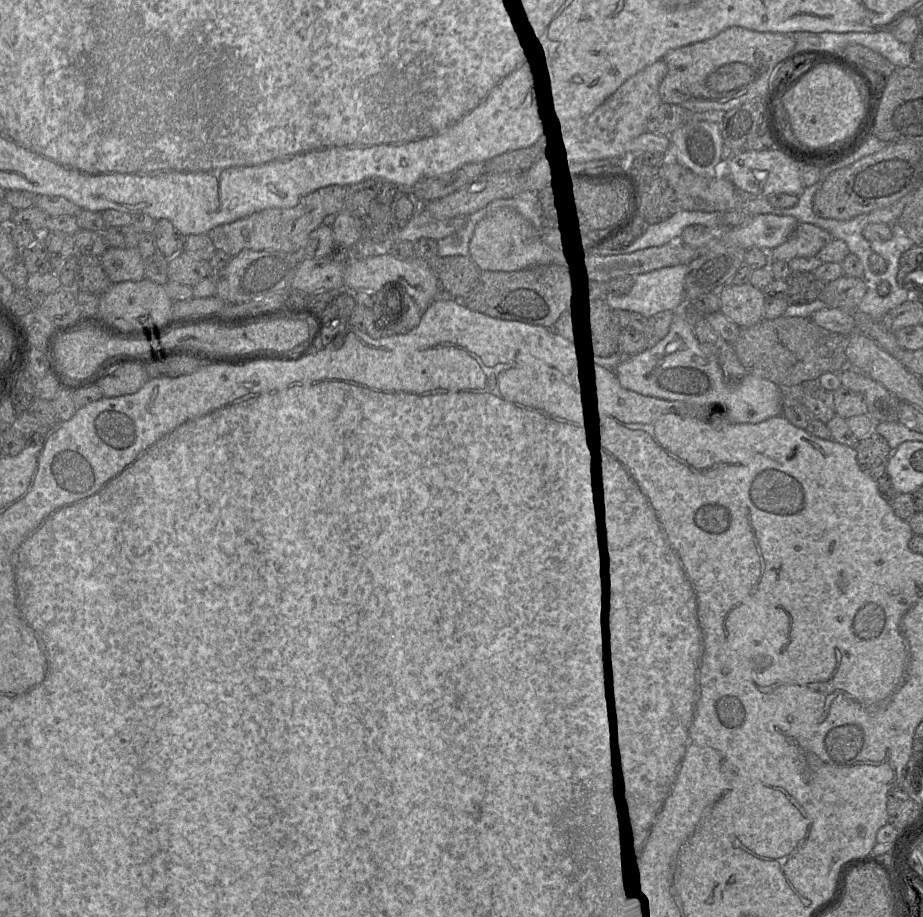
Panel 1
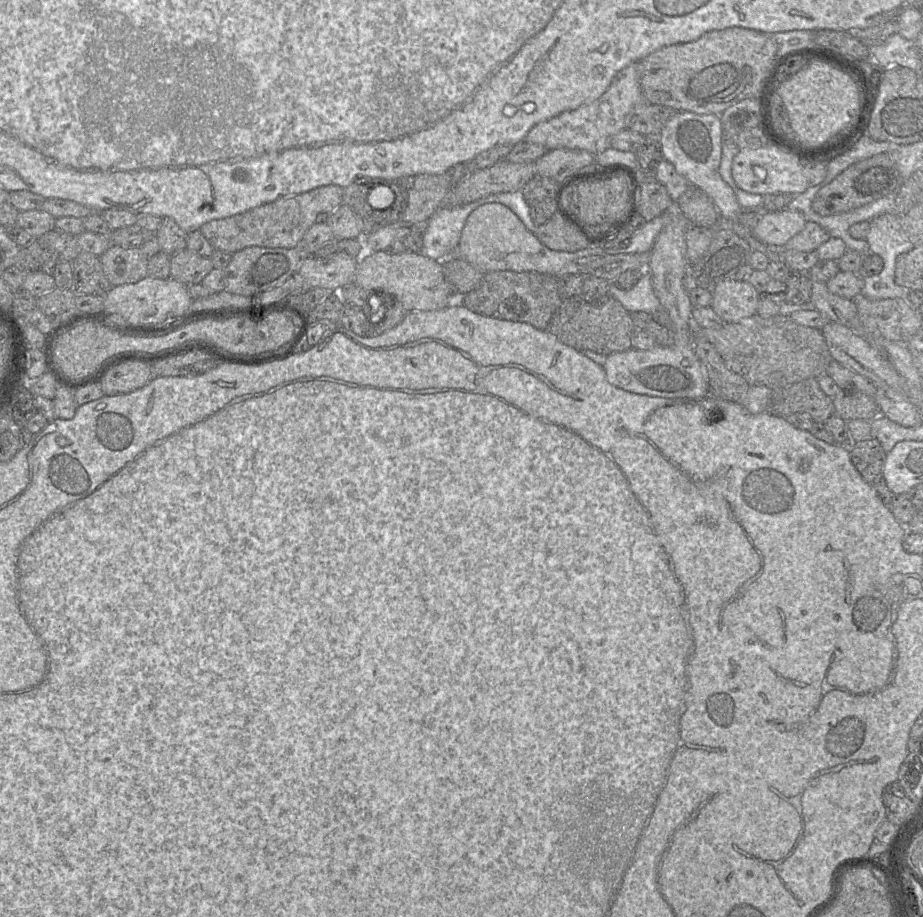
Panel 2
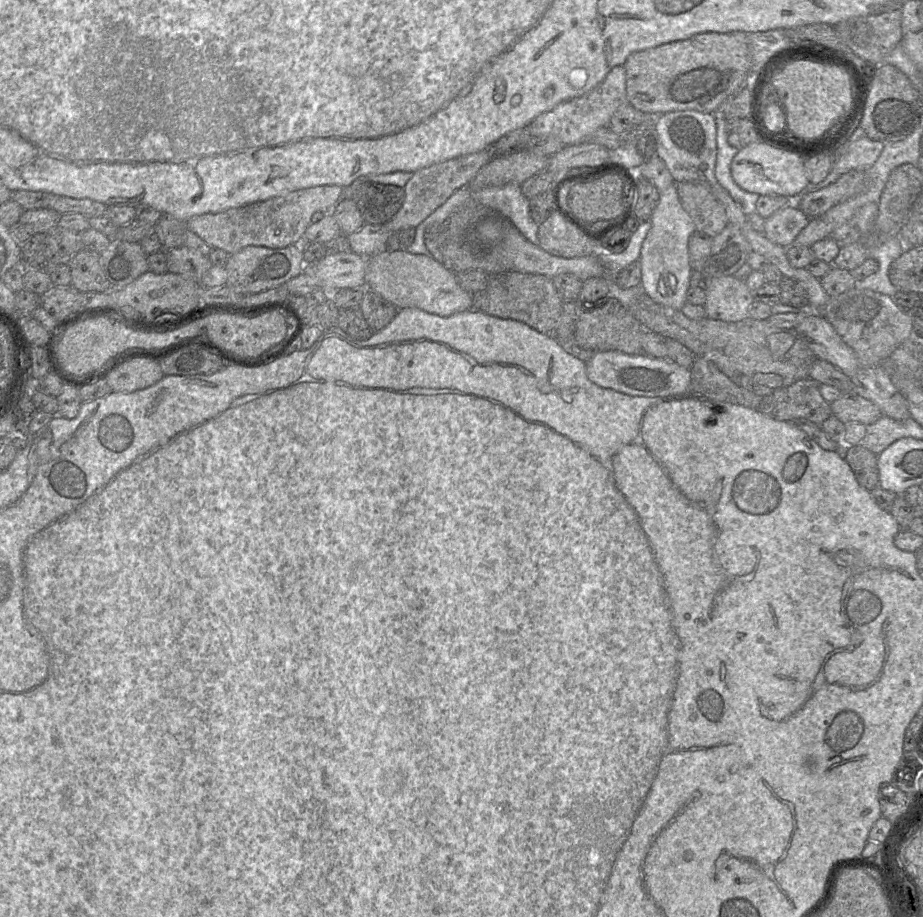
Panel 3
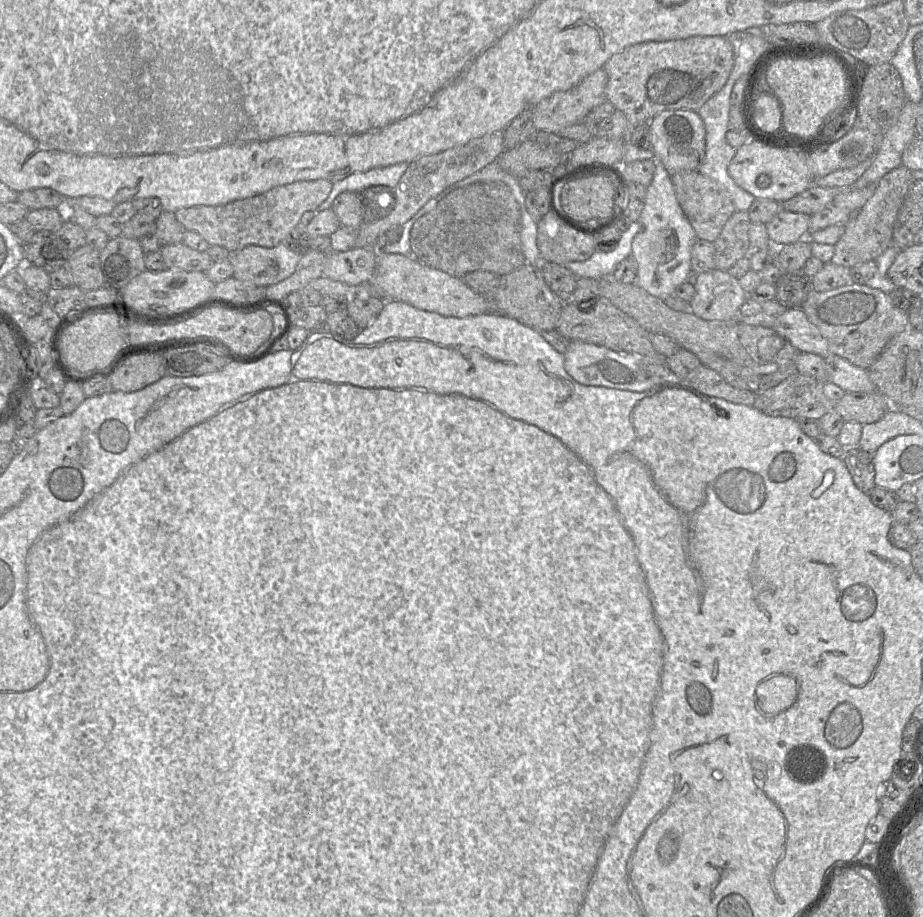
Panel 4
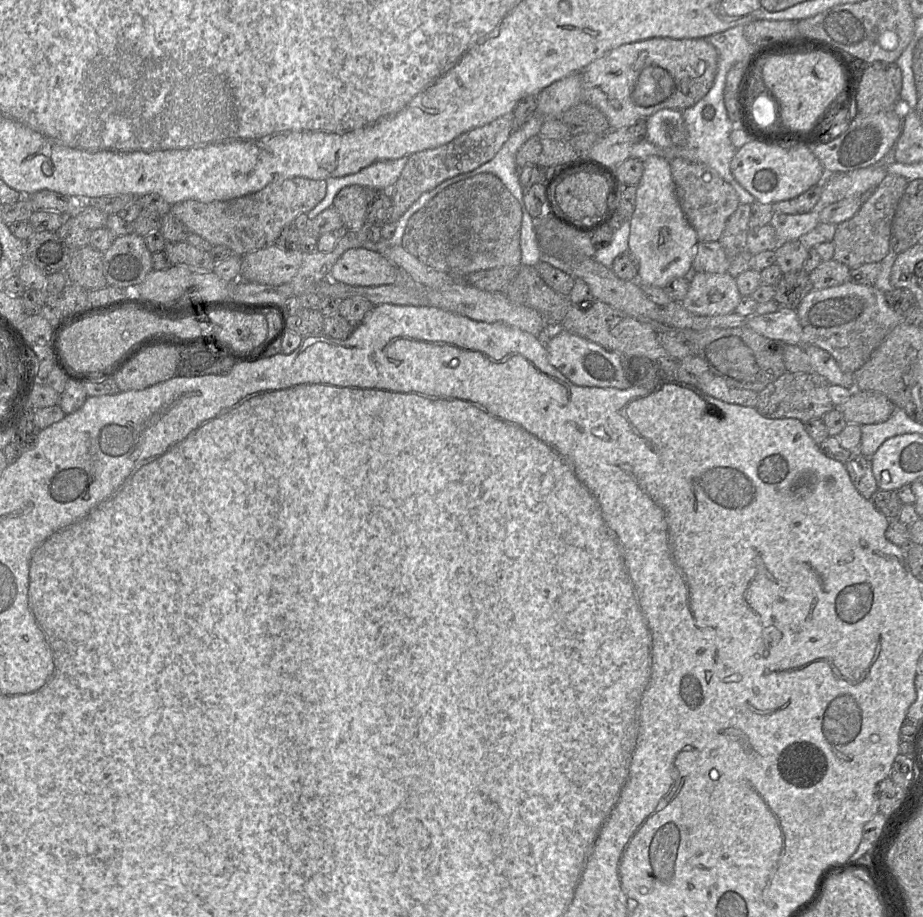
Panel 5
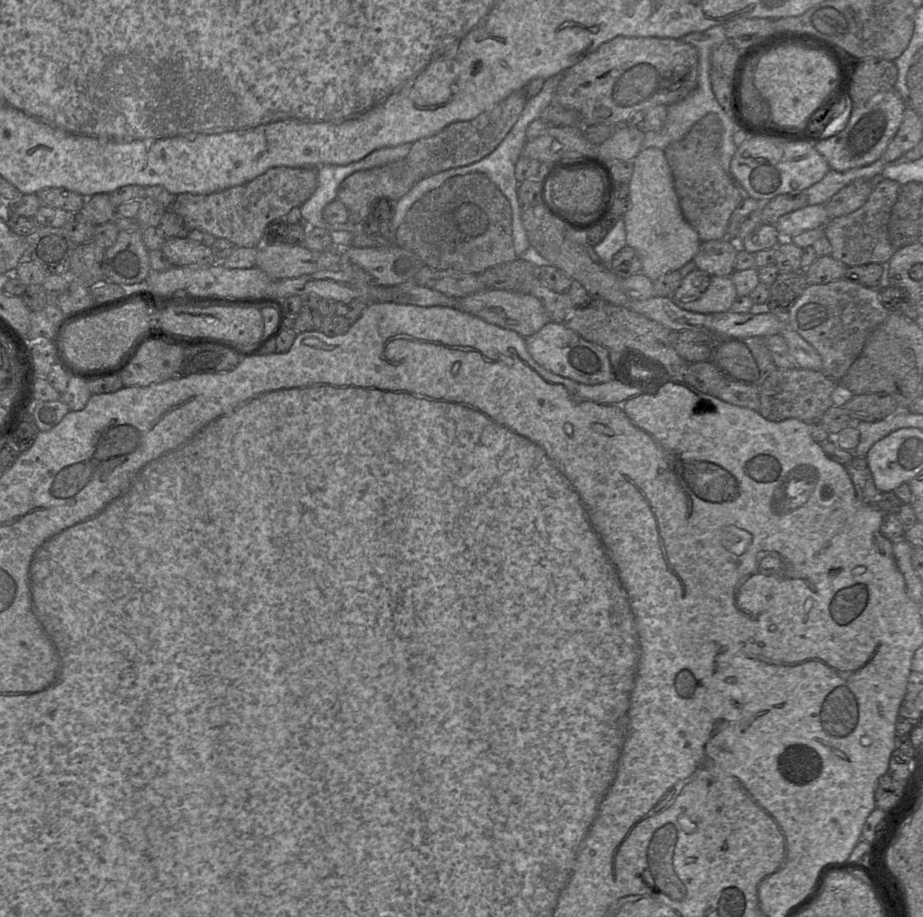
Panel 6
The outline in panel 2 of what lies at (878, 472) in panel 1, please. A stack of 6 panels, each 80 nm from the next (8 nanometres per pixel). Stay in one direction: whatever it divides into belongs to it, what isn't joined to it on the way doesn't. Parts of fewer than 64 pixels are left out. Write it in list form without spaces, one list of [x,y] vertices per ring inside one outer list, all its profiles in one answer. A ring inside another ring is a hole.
[[[873,438],[852,443],[849,447],[850,459],[863,480],[876,484],[883,479],[883,469],[887,453],[881,444]]]

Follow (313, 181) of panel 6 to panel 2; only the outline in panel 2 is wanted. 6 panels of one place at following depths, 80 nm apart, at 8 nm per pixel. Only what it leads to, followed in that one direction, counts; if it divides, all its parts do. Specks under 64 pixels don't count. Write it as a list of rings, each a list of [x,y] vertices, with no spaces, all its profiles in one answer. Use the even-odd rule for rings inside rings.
[[[327,185],[302,194],[282,197],[274,202],[260,205],[230,217],[208,221],[200,227],[199,231],[214,249],[229,254],[236,253],[246,247],[301,248],[304,235],[316,223],[316,217],[321,213],[329,216],[342,203],[343,188],[337,185]]]

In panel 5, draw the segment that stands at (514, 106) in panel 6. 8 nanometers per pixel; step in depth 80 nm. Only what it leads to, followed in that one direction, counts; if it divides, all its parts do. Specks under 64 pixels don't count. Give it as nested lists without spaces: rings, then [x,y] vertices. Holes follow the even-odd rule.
[[[513,112],[505,114],[484,126],[463,133],[445,145],[410,155],[397,182],[389,190],[392,205],[387,222],[396,222],[422,194],[435,189],[442,182],[490,161],[513,131],[513,119]]]

